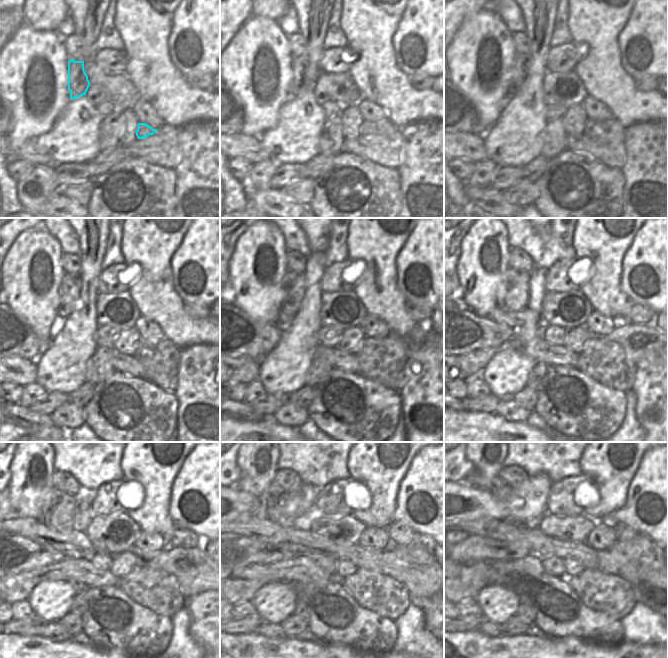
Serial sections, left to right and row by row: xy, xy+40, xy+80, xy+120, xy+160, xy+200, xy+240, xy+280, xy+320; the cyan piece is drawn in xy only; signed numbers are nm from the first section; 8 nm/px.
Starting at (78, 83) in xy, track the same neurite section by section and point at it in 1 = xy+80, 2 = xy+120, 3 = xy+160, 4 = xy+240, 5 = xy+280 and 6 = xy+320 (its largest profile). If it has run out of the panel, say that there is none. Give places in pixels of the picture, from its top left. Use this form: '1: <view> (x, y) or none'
1: xy+80 (521, 60)
2: xy+120 (70, 287)
3: xy+160 (293, 284)
4: xy+240 (63, 508)
5: xy+280 (280, 506)
6: xy+320 (496, 486)

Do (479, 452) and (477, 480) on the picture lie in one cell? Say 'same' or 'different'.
same

